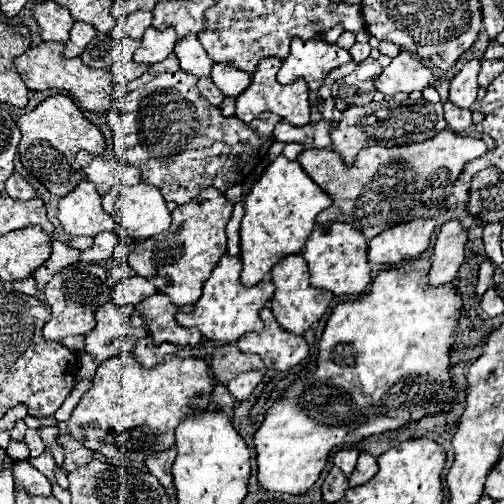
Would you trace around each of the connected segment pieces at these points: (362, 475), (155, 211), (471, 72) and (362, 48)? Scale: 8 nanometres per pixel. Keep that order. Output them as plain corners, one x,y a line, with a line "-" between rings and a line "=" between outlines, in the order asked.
360,454
358,458
358,464
356,464
356,470
350,474
350,486
362,486
364,482
368,482
374,474
378,472
378,464
376,464
376,458
370,456
370,454
=
140,182
136,186
112,188
106,196
102,196
102,206
114,218
118,228
122,228
132,238
140,238
140,240
146,240
150,236
156,236
156,234
168,230
170,222
172,222
170,212
166,208
166,202
160,196
160,190
152,188
150,184
144,184
144,182
=
470,60
450,82
450,102
460,108
470,108
478,92
478,72
480,60
=
356,42
348,52
350,52
350,56
356,60
356,62
362,62
362,60
366,60
368,56
370,56
370,44
360,44
360,42

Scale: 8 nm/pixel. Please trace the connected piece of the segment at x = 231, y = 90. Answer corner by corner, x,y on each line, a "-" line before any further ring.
214,64
212,80
226,96
236,98
238,94
242,94
248,88
248,82
252,82
252,76
244,70
238,70
228,64

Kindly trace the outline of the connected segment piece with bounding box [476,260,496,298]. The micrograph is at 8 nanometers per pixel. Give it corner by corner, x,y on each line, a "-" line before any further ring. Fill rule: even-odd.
490,260
482,262
482,266
480,266
480,274
478,274
478,286
476,286
476,296
478,296
478,298
482,298
484,292
490,288
490,284
492,284
492,276
494,276
494,268
496,268
496,266
494,266

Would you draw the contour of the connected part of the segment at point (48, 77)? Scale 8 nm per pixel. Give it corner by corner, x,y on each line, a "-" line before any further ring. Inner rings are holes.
42,42
36,48
30,48
20,58
16,58
16,70
22,76
24,84
30,90
66,90
72,94
72,98
90,112
106,112
112,104
112,92
114,92
114,80
110,70
98,70
86,66
80,58
64,58
62,56
64,46
58,42

